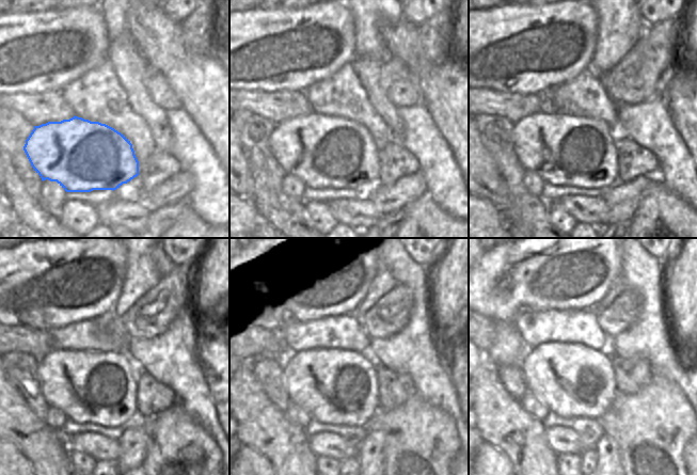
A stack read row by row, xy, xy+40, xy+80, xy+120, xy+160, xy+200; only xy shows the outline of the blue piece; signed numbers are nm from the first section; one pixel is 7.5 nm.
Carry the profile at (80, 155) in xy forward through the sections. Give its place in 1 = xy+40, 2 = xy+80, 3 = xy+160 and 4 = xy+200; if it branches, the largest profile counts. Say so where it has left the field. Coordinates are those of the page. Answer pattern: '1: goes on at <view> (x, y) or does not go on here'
1: goes on at xy+40 (323, 152)
2: goes on at xy+80 (564, 149)
3: goes on at xy+160 (334, 386)
4: goes on at xy+200 (573, 381)

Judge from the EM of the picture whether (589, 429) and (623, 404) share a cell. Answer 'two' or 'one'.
two

